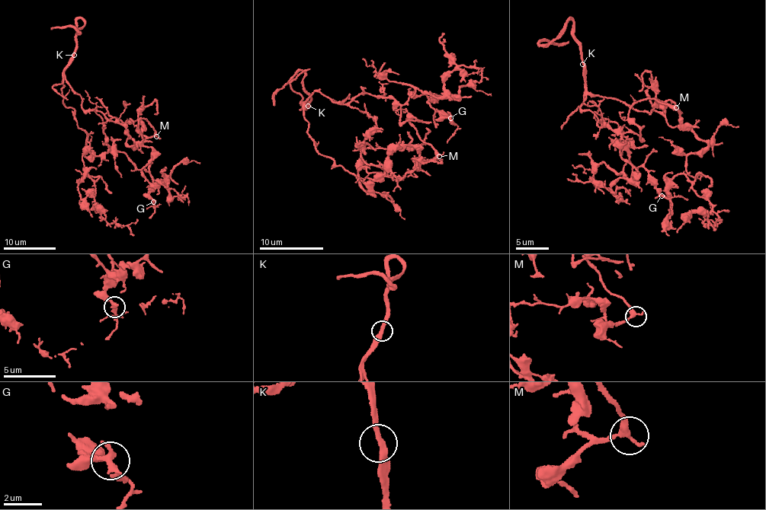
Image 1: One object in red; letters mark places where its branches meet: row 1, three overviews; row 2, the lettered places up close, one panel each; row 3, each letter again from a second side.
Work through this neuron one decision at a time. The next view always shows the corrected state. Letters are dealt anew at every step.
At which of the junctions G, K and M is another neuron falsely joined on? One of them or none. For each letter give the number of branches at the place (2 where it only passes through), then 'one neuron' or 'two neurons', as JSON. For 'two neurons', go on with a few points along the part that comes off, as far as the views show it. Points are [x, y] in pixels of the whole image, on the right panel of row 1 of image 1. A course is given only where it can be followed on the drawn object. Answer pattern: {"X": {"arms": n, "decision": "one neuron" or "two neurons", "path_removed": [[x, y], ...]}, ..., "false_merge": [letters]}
{"G": {"arms": 2, "decision": "one neuron"}, "K": {"arms": 2, "decision": "one neuron"}, "M": {"arms": 2, "decision": "one neuron"}, "false_merge": []}

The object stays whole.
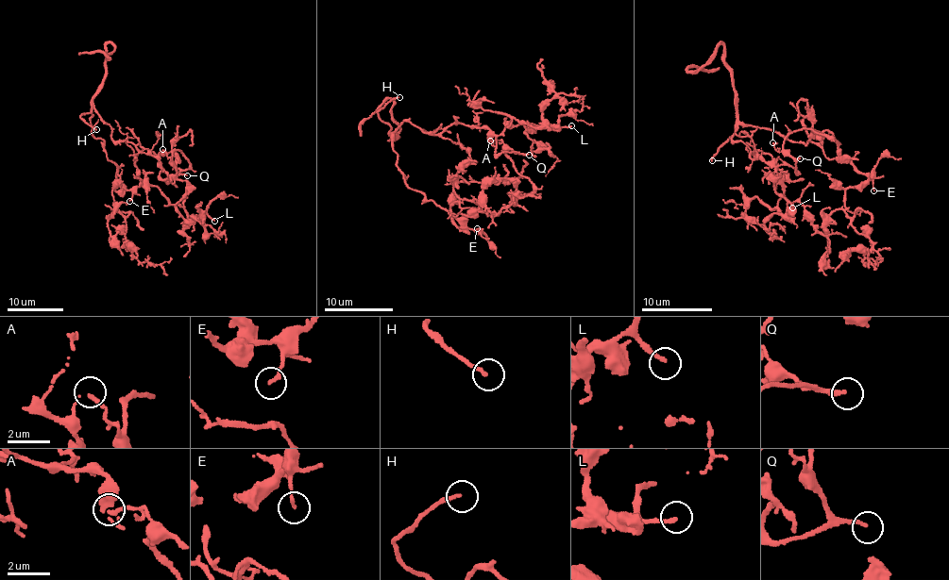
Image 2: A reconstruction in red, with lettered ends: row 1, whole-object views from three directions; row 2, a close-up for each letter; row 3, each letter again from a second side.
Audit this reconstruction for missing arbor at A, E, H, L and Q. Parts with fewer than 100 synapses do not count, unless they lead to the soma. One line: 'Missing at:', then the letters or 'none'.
Missing at: H, Q

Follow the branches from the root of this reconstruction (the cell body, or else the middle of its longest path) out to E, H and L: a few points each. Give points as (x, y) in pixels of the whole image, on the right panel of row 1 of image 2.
E: (731, 138), (740, 124), (771, 128), (795, 141), (815, 142), (831, 158), (849, 161), (871, 176), (873, 190)
H: (731, 138), (737, 124), (736, 132), (712, 160)
L: (731, 138), (774, 167), (783, 187), (778, 211), (789, 218), (788, 202), (792, 207)

